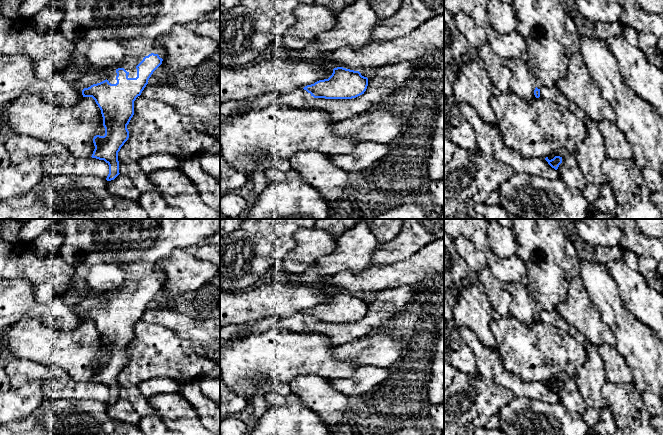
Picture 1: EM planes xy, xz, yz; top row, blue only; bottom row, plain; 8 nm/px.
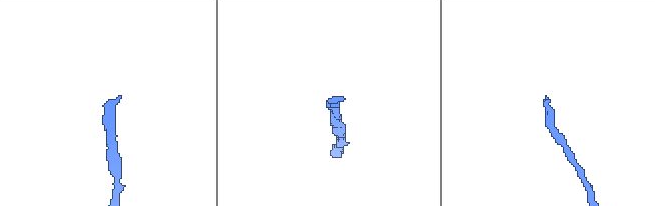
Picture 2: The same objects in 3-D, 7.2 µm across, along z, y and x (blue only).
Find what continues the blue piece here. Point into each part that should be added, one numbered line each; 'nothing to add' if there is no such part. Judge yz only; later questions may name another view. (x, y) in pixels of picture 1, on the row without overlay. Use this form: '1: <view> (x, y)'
1: yz (552, 262)

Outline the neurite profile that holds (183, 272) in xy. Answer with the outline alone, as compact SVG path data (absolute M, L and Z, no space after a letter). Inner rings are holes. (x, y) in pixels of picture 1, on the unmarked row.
M181 248L159 260L155 269L164 274L162 288L169 297L215 283L220 275L219 266L209 261L200 261L189 250Z

